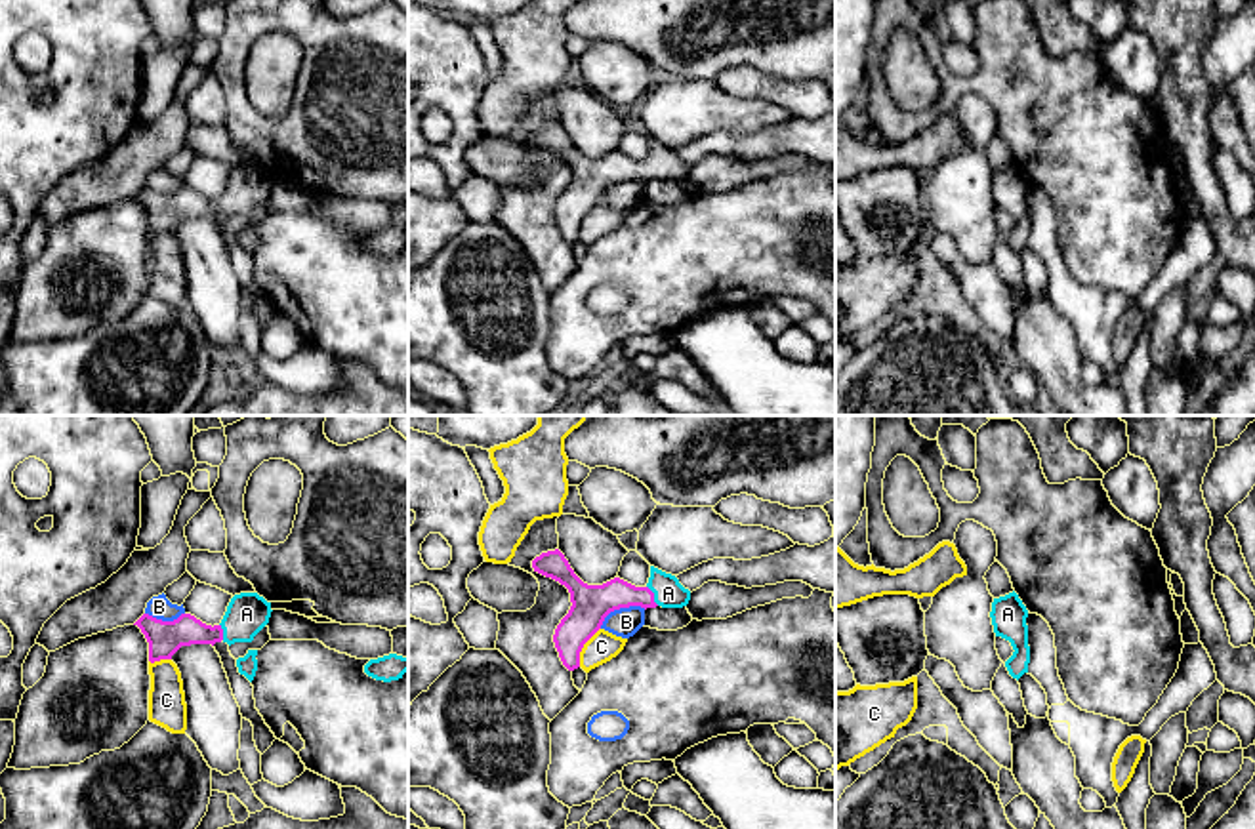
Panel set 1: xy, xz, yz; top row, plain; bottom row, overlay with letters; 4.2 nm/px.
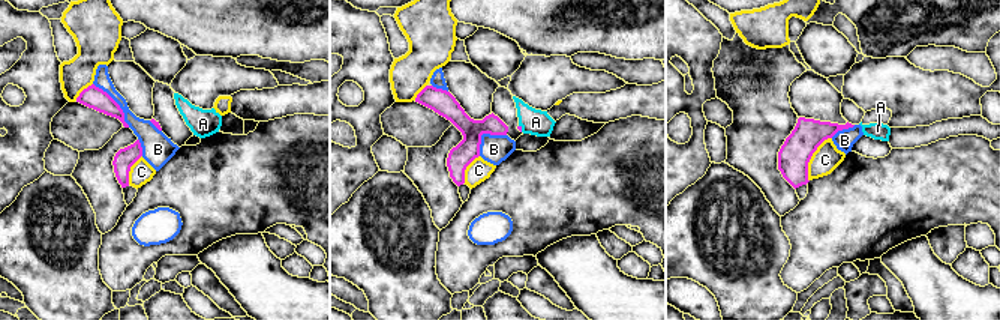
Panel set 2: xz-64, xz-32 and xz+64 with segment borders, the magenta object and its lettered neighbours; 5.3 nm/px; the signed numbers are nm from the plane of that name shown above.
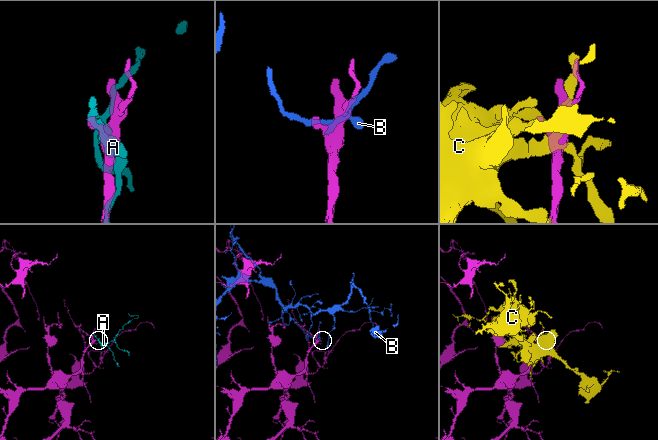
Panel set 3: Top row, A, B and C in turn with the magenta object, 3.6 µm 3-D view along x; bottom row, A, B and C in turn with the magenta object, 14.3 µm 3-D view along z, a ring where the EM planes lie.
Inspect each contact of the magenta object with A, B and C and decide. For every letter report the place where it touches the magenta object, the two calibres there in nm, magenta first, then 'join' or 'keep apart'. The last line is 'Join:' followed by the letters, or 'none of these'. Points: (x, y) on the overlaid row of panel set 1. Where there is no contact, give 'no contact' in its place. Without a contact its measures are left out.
A: contact xz (653, 595); calibres 150 and 130 nm; join
B: contact xz (620, 606); calibres 160 and 120 nm; keep apart
C: contact xz (582, 647); calibres 160 and 120 nm; keep apart
Join: A

